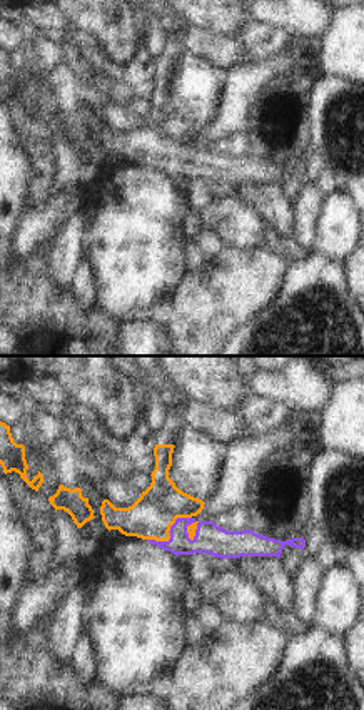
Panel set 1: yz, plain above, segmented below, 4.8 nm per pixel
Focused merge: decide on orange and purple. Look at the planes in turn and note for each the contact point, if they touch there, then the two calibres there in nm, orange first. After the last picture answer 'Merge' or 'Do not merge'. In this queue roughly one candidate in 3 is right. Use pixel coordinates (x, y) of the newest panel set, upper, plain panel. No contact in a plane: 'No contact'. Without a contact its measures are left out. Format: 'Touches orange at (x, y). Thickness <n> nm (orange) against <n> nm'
Touches orange at (169, 159). Thickness 220 nm (orange) against 150 nm.

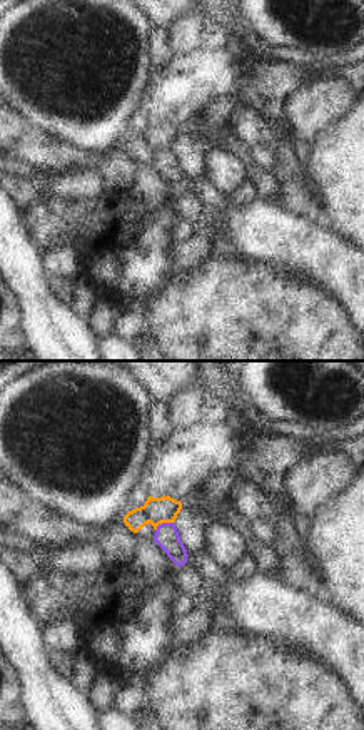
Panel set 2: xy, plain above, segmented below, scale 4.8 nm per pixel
Touches orange at (162, 147). Thickness 130 nm (orange) against 110 nm.

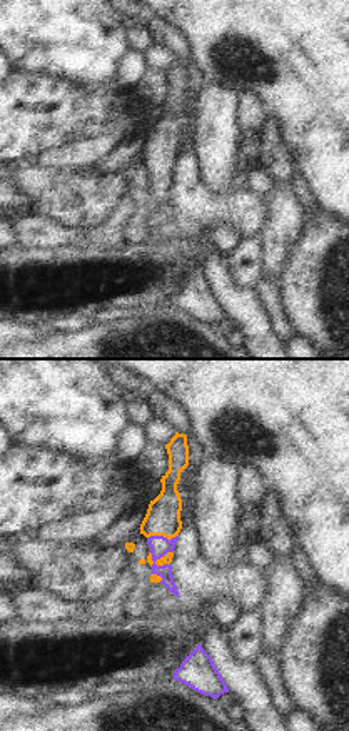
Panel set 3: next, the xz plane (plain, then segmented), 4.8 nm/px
Touches orange at (161, 161). Thickness 170 nm (orange) against 100 nm.

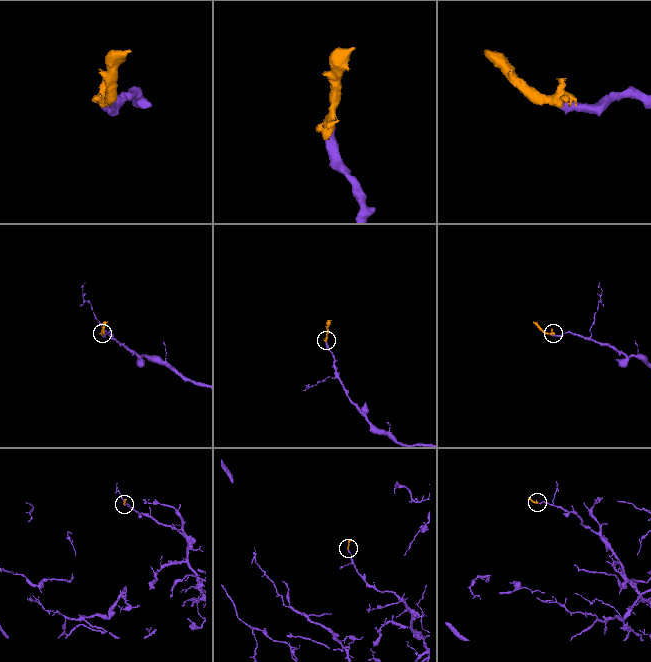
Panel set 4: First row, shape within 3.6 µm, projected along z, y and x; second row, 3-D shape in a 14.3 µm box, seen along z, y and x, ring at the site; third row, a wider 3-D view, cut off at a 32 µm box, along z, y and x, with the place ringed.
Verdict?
Merge.

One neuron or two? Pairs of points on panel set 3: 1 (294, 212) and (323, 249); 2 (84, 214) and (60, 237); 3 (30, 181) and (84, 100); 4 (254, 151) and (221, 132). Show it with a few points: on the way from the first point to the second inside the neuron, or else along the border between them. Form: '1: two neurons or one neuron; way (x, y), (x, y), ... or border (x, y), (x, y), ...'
1: two neurons; border (306, 207), (306, 231), (288, 261)
2: two neurons; border (35, 211), (84, 229)
3: two neurons; border (35, 154), (17, 162)
4: two neurons; border (246, 132), (241, 151)

